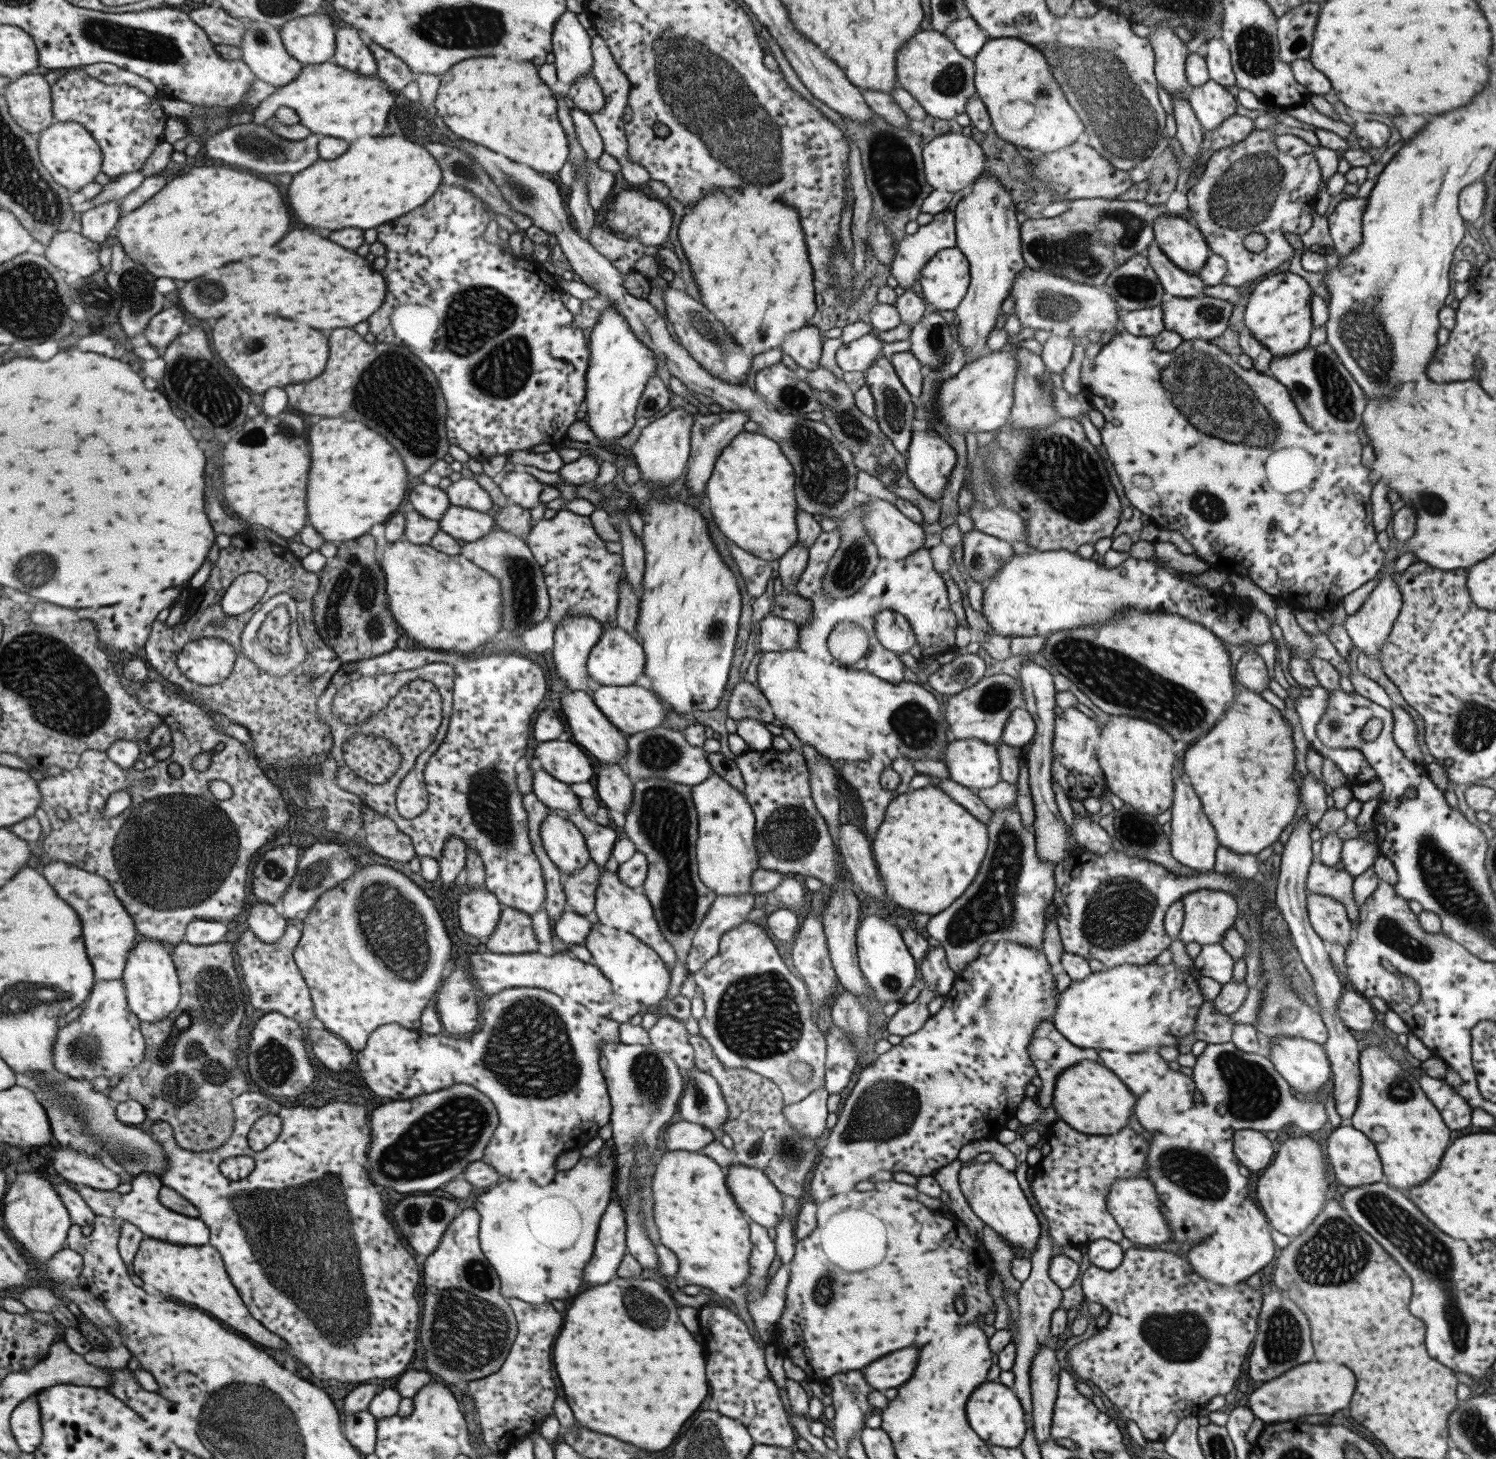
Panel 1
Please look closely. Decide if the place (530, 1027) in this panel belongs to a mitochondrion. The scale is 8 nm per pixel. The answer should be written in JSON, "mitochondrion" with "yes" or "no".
{"mitochondrion":"yes"}

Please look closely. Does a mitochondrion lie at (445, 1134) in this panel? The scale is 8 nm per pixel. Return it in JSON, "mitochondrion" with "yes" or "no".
{"mitochondrion":"yes"}

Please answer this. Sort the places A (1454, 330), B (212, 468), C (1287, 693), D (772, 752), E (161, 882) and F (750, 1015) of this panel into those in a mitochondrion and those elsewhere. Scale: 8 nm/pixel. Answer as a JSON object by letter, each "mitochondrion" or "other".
{"A":"other","B":"other","C":"other","D":"other","E":"mitochondrion","F":"mitochondrion"}

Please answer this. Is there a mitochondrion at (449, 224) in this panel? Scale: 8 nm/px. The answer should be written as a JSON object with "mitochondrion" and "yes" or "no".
{"mitochondrion":"no"}

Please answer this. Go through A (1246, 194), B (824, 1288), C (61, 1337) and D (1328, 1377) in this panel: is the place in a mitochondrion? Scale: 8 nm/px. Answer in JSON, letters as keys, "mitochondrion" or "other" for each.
{"A":"mitochondrion","B":"mitochondrion","C":"other","D":"other"}

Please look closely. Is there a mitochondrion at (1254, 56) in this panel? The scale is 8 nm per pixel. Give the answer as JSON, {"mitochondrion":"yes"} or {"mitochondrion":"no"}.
{"mitochondrion":"yes"}

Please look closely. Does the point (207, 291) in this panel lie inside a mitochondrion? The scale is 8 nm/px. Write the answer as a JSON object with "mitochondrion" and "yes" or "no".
{"mitochondrion":"yes"}

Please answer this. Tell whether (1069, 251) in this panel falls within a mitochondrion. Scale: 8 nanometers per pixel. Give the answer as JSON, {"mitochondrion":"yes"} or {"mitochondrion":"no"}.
{"mitochondrion":"yes"}

